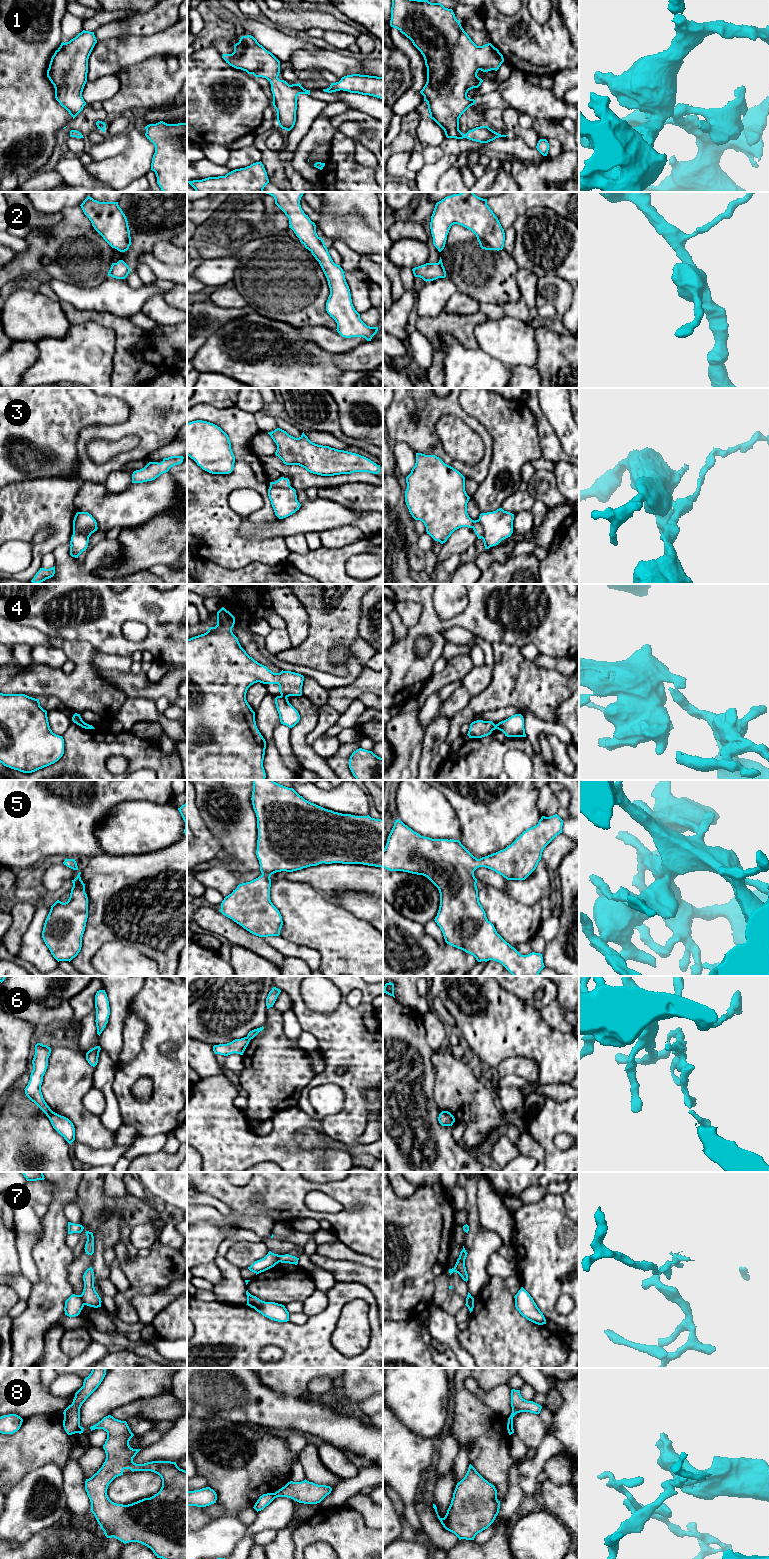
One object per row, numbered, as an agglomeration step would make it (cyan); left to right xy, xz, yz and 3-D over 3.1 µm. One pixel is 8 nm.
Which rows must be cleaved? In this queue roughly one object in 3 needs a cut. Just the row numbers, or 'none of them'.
3, 4, 6, 7, 8

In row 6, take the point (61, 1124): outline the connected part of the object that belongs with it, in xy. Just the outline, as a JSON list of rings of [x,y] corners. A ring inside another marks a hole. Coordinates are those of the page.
[[[53,1112],[49,1118],[53,1128],[71,1144],[75,1140],[75,1128],[66,1117]]]

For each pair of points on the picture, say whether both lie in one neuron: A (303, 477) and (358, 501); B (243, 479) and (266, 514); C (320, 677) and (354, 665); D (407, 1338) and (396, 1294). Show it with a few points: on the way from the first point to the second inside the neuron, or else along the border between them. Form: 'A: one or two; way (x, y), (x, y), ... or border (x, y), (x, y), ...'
A: two; border (350, 482), (320, 487), (318, 489)
B: one; way (253, 482), (264, 493), (266, 504)
C: one; way (330, 680), (345, 680), (350, 675)
D: two; border (415, 1318), (393, 1321)

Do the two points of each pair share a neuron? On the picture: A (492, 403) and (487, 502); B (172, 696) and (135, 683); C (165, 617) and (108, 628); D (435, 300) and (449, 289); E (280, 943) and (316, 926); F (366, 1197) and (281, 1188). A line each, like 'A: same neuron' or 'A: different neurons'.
A: same neuron
B: same neuron
C: same neuron
D: same neuron
E: different neurons
F: same neuron

